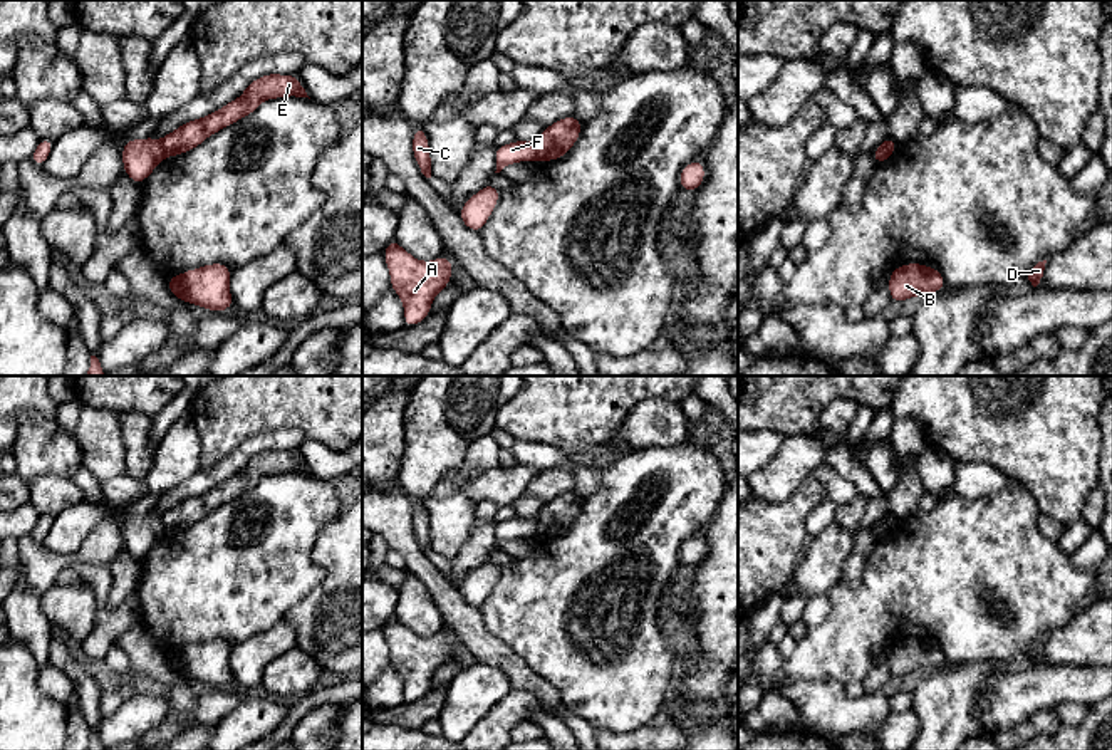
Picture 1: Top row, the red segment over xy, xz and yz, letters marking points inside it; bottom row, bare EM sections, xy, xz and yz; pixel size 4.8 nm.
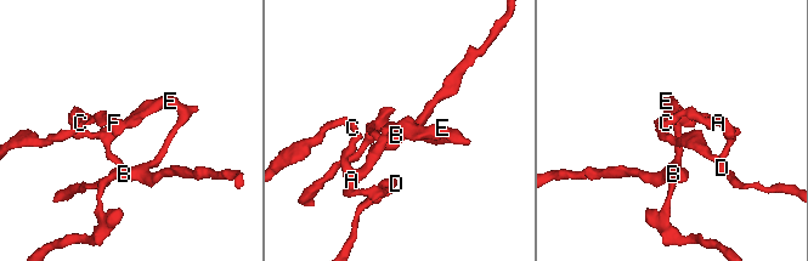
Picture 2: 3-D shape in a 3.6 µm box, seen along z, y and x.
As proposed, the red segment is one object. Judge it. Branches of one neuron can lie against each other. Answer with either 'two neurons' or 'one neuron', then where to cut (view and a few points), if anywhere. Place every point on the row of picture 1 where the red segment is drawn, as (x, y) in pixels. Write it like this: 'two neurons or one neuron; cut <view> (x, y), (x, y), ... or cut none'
two neurons; cut xz (535, 143), (537, 158)

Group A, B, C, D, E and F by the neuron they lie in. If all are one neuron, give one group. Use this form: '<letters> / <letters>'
A C D F / B E

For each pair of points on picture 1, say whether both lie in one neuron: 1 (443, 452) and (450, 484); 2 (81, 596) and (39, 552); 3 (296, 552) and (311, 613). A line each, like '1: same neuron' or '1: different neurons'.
1: different neurons
2: different neurons
3: different neurons

